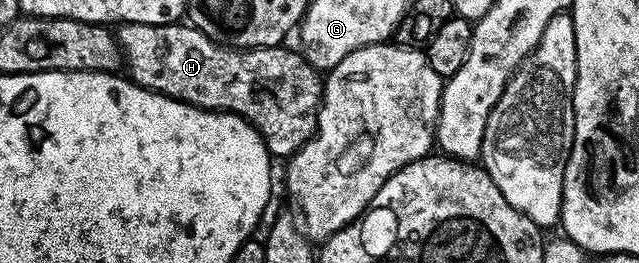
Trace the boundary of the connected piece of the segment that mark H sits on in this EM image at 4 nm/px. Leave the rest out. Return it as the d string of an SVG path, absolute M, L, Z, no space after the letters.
M180 22L177 24L162 24L161 26L149 26L148 24L120 24L117 28L117 39L119 48L123 51L126 71L129 73L130 79L136 84L140 84L143 88L148 88L151 92L160 92L163 96L172 96L174 100L180 100L186 104L192 104L198 108L208 108L210 112L235 112L241 118L245 118L257 130L257 134L261 134L261 138L265 142L267 151L272 157L290 158L294 156L297 150L301 150L301 146L305 146L305 142L309 142L315 135L315 128L319 124L319 107L323 101L323 81L320 69L314 68L305 57L302 51L295 52L288 46L280 46L277 48L226 48L223 44L219 44L216 40L211 40L205 34L201 34L201 30L192 28L190 23Z

